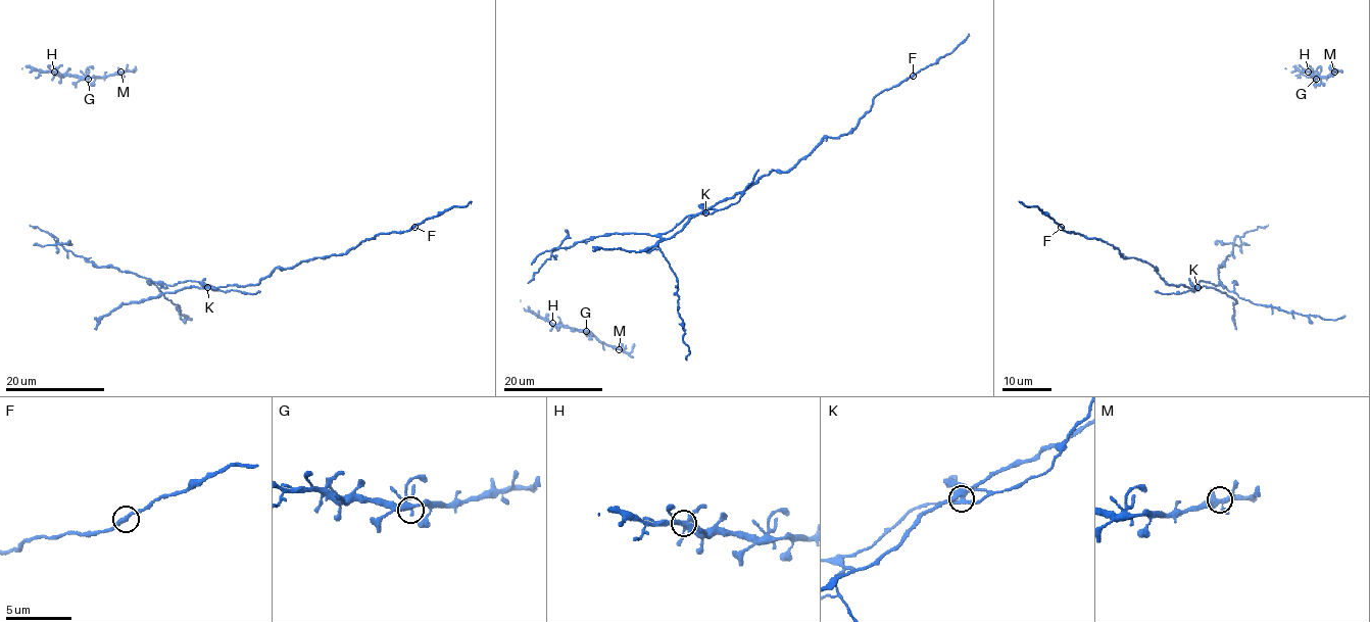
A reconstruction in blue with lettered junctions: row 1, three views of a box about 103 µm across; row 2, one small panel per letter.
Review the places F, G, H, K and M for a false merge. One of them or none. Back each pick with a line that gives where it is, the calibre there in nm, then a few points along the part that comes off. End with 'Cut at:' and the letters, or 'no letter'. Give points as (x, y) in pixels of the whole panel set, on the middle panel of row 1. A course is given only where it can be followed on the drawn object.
K: place (705, 212); calibre 360 nm; course (704, 212), (687, 214), (662, 235), (593, 236), (555, 248), (527, 283)
Cut at: K

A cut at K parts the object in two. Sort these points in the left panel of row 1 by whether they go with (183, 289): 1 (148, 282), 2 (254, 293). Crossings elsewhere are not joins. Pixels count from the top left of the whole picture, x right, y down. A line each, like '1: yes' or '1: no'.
1: no
2: no

